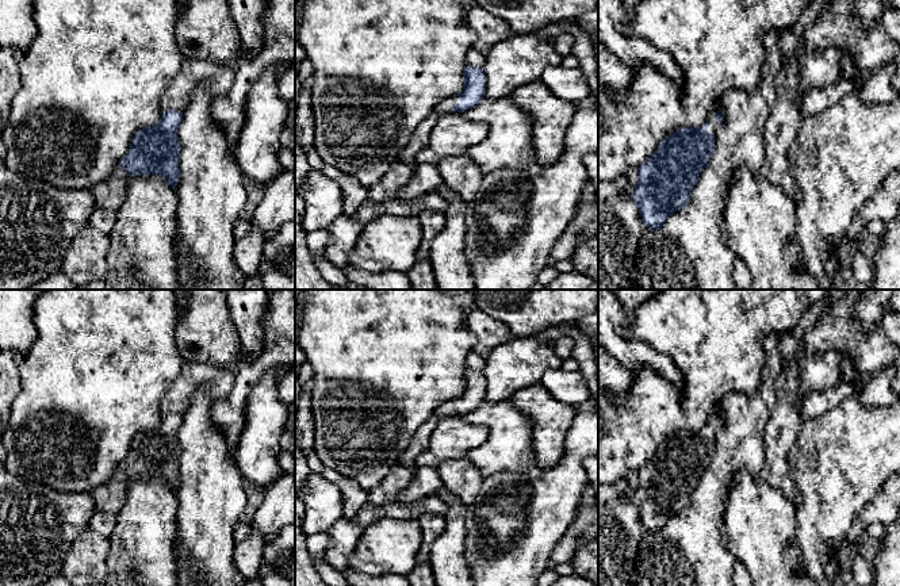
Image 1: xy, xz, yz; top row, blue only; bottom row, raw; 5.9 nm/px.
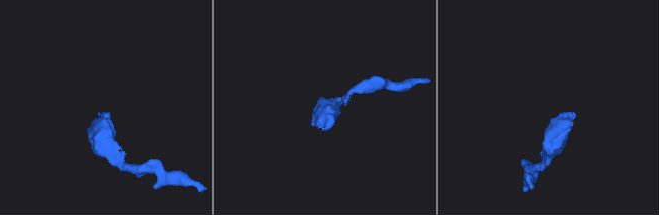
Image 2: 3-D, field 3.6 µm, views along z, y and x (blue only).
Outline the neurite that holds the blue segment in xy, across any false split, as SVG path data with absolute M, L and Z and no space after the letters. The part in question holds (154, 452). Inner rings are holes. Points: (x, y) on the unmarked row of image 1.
M169 413L156 428L134 437L129 455L119 463L127 479L161 478L168 489L176 491L180 478L177 430L181 422L181 414Z

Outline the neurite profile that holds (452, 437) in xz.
M460 415L444 417L432 432L428 449L414 463L436 468L443 460L467 457L487 437L487 426L466 422Z

